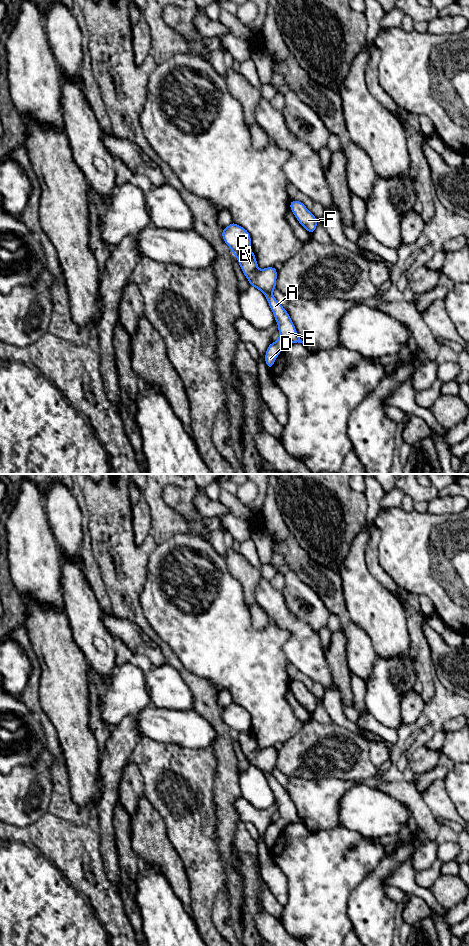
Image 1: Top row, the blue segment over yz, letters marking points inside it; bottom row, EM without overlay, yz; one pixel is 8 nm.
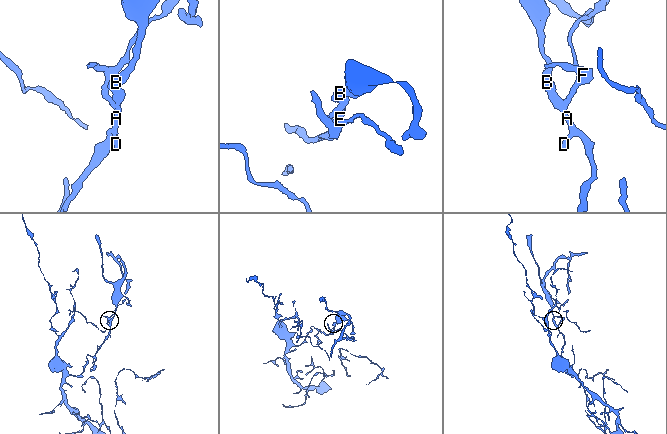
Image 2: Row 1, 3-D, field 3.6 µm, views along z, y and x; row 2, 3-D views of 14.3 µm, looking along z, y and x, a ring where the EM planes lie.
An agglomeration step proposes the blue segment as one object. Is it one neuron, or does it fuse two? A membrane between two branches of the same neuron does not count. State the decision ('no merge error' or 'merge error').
merge error

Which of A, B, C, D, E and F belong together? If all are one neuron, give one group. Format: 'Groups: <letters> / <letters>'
Groups: A C D E F / B

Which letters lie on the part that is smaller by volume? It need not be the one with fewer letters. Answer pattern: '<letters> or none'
B

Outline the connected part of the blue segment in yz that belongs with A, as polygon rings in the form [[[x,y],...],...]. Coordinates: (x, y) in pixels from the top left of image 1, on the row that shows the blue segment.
[[[252,251],[235,252],[234,256],[238,259],[241,270],[248,279],[250,286],[262,291],[267,298],[278,324],[279,339],[268,346],[265,354],[266,365],[271,370],[276,358],[286,344],[297,342],[303,344],[303,341],[300,339],[287,311],[272,295],[276,288],[277,269],[267,267],[259,270],[256,257]]]

